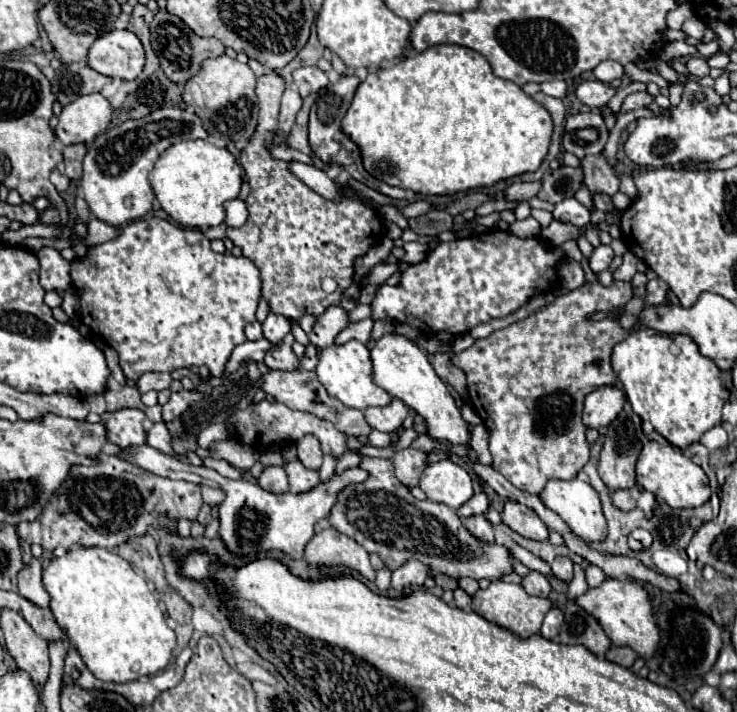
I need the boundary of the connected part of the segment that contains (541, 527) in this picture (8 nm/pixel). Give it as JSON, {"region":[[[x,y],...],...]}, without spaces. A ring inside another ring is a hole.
{"region":[[[507,501],[501,517],[503,517],[505,525],[509,525],[513,531],[517,531],[519,535],[523,535],[527,539],[545,541],[549,537],[549,529],[539,519],[539,515],[533,509],[525,507],[517,501]]]}

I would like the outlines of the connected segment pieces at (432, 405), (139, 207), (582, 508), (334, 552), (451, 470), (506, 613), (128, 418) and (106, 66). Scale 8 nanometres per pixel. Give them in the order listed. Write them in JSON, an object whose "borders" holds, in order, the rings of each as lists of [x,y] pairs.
{"borders":[[[[385,333],[373,345],[371,363],[373,363],[373,381],[379,387],[383,387],[389,395],[401,399],[407,407],[415,409],[421,417],[425,417],[431,437],[447,439],[451,443],[469,443],[471,433],[461,417],[459,407],[455,405],[455,399],[451,397],[447,385],[435,373],[427,353],[419,345],[415,345],[411,339],[399,333]]],[[[163,107],[143,119],[125,121],[119,127],[103,131],[89,145],[89,151],[83,159],[83,177],[79,181],[91,213],[115,227],[141,219],[151,209],[151,203],[155,199],[147,175],[159,155],[179,141],[207,137],[209,135],[201,127],[199,117],[191,109],[179,107]]],[[[551,479],[547,481],[543,493],[541,493],[541,501],[555,511],[559,517],[563,517],[563,521],[571,527],[571,531],[581,537],[583,541],[603,541],[605,533],[607,533],[607,523],[601,511],[601,501],[599,501],[599,493],[585,481],[579,479],[571,479],[571,481],[563,481],[563,479]]],[[[333,527],[313,535],[305,545],[305,561],[311,567],[349,567],[359,571],[365,579],[375,581],[375,571],[369,563],[369,553],[351,537],[335,531]]],[[[449,459],[431,463],[425,469],[419,487],[429,501],[445,503],[451,509],[459,509],[473,497],[473,483],[467,469]]],[[[493,581],[485,591],[477,591],[473,595],[473,605],[471,609],[485,617],[487,621],[493,621],[513,633],[517,633],[519,637],[527,639],[535,633],[539,633],[541,629],[541,621],[545,617],[545,613],[551,609],[551,601],[543,599],[543,597],[533,597],[527,595],[527,591],[521,585],[513,585],[513,583],[505,583],[505,581]]],[[[119,409],[115,413],[103,413],[103,423],[107,429],[107,439],[121,449],[129,445],[145,445],[147,431],[143,425],[143,411],[139,409]]],[[[115,29],[99,37],[91,49],[87,63],[91,69],[125,81],[135,79],[145,65],[143,45],[135,33],[127,29]]]]}

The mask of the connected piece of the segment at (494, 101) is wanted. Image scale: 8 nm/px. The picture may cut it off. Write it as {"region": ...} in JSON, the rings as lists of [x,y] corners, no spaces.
{"region":[[[435,45],[435,47],[429,47],[423,53],[419,53],[415,57],[409,57],[405,61],[399,61],[391,67],[371,71],[367,75],[367,79],[363,83],[359,83],[359,87],[355,91],[355,97],[351,101],[351,107],[347,109],[347,113],[341,121],[341,129],[359,147],[363,167],[375,179],[379,179],[387,185],[391,185],[391,181],[397,179],[397,185],[401,189],[411,189],[413,193],[419,193],[419,195],[455,195],[455,193],[463,193],[463,191],[469,191],[469,189],[491,187],[499,181],[505,181],[505,179],[511,179],[511,177],[517,177],[517,175],[523,175],[523,173],[537,171],[541,161],[547,155],[547,149],[549,149],[549,141],[551,141],[551,133],[553,133],[553,121],[551,121],[551,115],[547,113],[547,109],[543,105],[539,105],[533,97],[523,93],[519,85],[515,85],[513,81],[497,77],[493,73],[491,65],[487,63],[487,59],[481,53],[477,53],[473,49],[467,49],[467,47],[461,47],[461,45]]]}

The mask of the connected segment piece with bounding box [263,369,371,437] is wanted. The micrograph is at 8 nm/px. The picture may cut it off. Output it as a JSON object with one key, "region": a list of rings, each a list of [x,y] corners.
{"region":[[[299,369],[297,371],[269,371],[263,377],[263,391],[267,395],[273,395],[279,403],[285,403],[289,409],[307,411],[307,413],[317,415],[319,419],[331,421],[341,433],[349,437],[361,437],[361,435],[371,433],[371,425],[365,421],[363,413],[359,409],[345,407],[341,401],[335,401],[333,397],[329,397],[323,385],[319,385],[319,379],[313,371],[299,371]]]}

